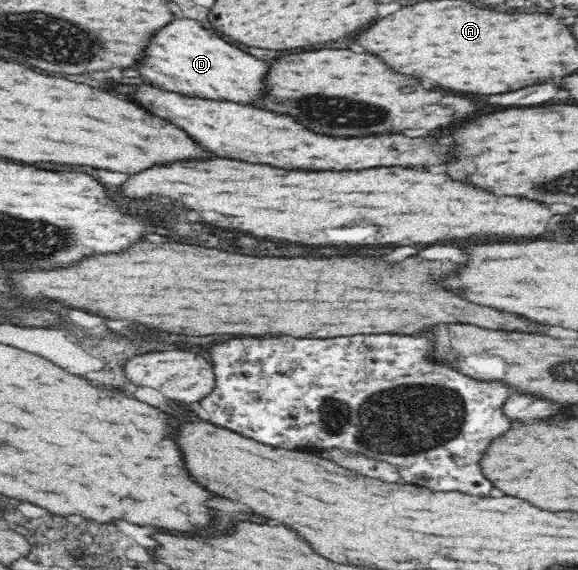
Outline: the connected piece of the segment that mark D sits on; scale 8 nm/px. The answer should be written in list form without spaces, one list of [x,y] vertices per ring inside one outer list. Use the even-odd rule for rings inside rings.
[[[190,18],[172,19],[164,29],[156,31],[142,53],[138,71],[150,83],[164,91],[174,91],[202,99],[224,99],[234,103],[250,103],[264,95],[264,77],[268,65],[252,55],[228,45],[216,33],[200,27]]]

